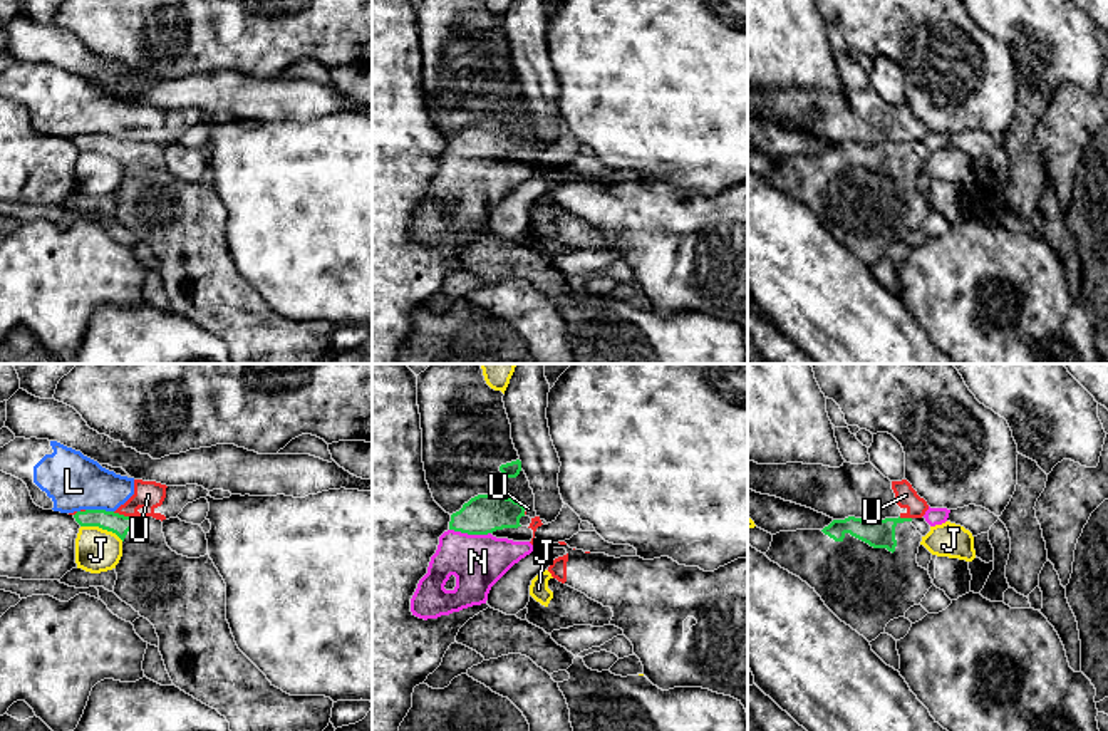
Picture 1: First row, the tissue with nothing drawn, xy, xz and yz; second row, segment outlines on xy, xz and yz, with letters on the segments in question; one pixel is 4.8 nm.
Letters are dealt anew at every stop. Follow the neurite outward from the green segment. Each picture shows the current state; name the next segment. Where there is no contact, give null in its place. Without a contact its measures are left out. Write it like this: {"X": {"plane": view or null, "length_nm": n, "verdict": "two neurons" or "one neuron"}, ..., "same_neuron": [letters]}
{"J": {"plane": "xy", "length_nm": 220, "verdict": "two neurons"}, "L": {"plane": "xy", "length_nm": 140, "verdict": "two neurons"}, "N": {"plane": "xz", "length_nm": 200, "verdict": "one neuron"}, "U": {"plane": "xy", "length_nm": 160, "verdict": "two neurons"}, "same_neuron": ["N"]}

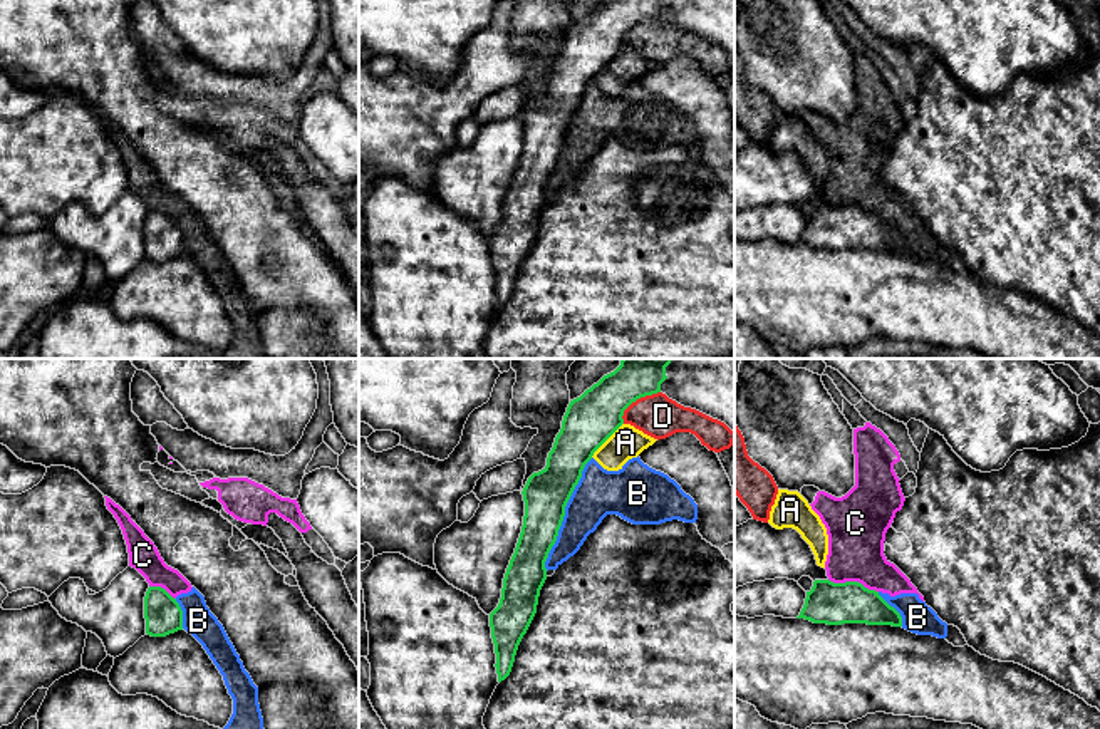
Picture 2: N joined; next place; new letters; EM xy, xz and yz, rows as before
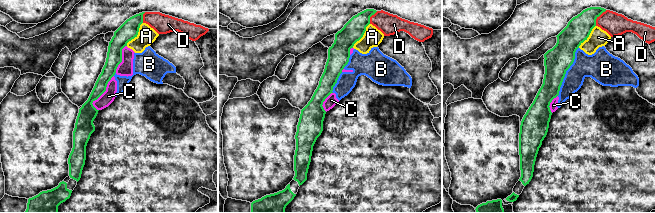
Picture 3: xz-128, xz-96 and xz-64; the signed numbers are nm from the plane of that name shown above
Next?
{"A": {"plane": "xz", "length_nm": 220, "verdict": "two neurons"}, "B": {"plane": "xz", "length_nm": 600, "verdict": "two neurons"}, "C": {"plane": "yz", "length_nm": 240, "verdict": "two neurons"}, "D": {"plane": "xz", "length_nm": 240, "verdict": "two neurons"}, "same_neuron": []}

